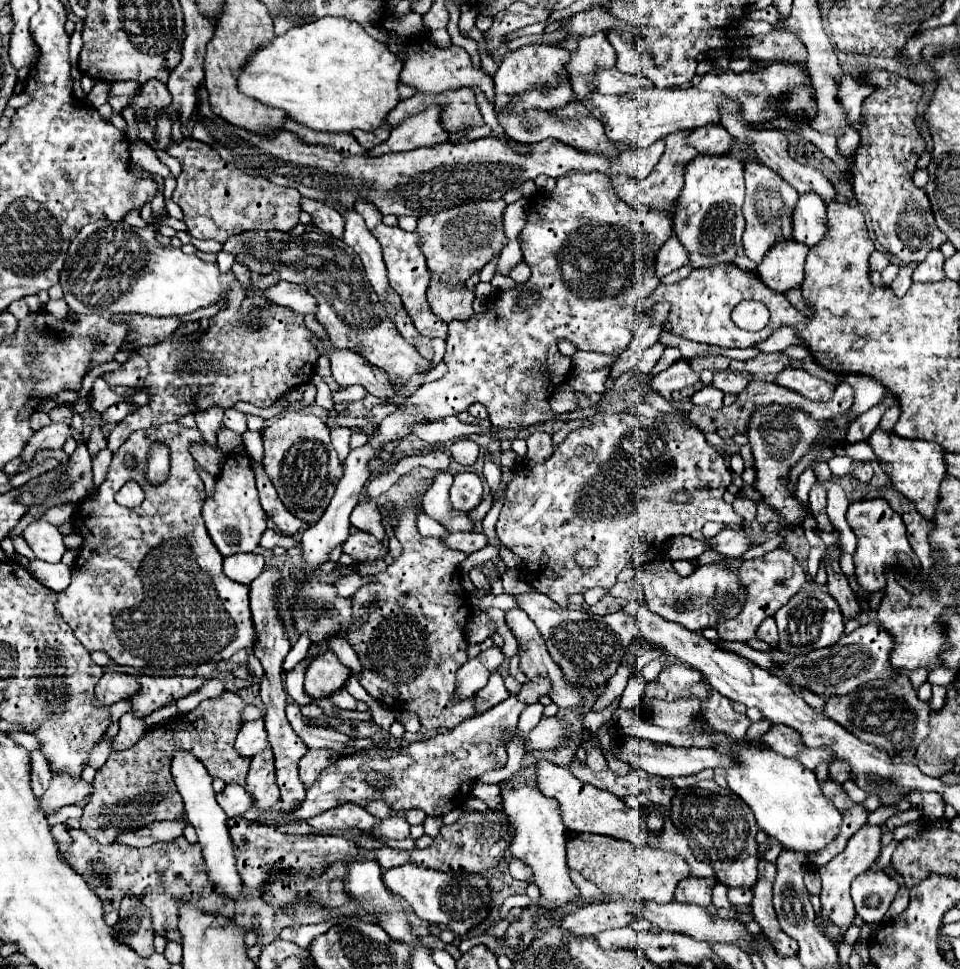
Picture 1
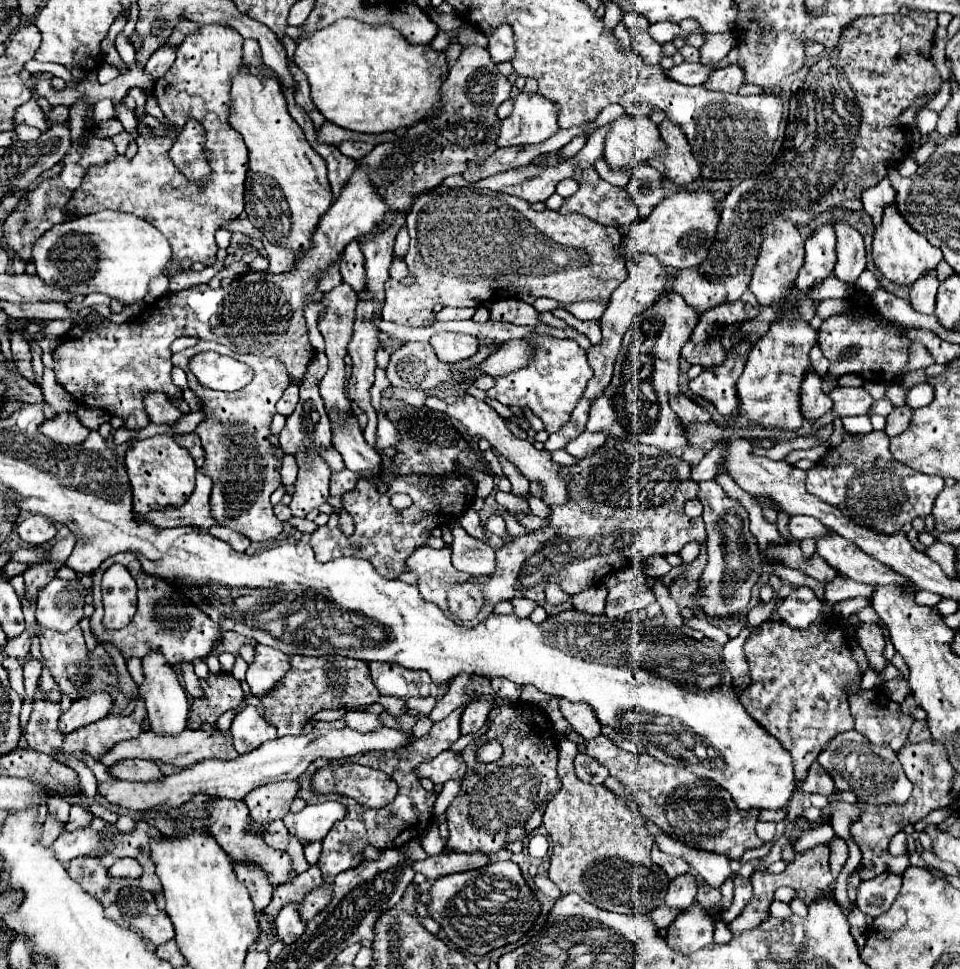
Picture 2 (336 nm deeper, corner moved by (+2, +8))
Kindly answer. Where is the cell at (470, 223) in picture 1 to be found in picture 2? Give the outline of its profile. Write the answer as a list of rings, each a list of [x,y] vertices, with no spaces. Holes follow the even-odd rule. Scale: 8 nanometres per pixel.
[[[443,187],[419,195],[407,213],[407,229],[411,243],[403,259],[413,283],[405,285],[401,281],[389,281],[383,307],[385,321],[397,325],[423,325],[423,321],[433,317],[433,305],[437,303],[451,307],[479,307],[505,297],[521,299],[525,303],[533,303],[539,297],[549,297],[559,303],[609,301],[613,289],[627,277],[625,261],[619,253],[619,231],[615,227],[601,225],[585,215],[561,215],[551,209],[533,211],[525,199],[493,193],[489,189]]]

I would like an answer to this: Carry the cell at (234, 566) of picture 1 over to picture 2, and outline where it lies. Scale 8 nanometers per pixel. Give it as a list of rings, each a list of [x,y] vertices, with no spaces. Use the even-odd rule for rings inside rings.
[[[215,525],[215,527],[209,529],[209,533],[211,533],[213,537],[217,537],[217,539],[229,543],[235,551],[245,551],[245,549],[251,545],[251,541],[249,541],[245,535],[233,531],[233,529],[227,529],[227,527],[217,527],[217,525]]]

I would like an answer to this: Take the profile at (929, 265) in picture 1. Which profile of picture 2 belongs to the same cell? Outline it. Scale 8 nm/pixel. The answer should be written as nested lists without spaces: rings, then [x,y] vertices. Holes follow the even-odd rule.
[[[933,271],[933,273],[923,273],[923,277],[919,277],[919,279],[915,281],[915,285],[911,287],[909,301],[911,301],[913,309],[919,311],[919,313],[925,313],[925,315],[933,315],[933,313],[935,313],[937,287],[939,287],[937,271]]]

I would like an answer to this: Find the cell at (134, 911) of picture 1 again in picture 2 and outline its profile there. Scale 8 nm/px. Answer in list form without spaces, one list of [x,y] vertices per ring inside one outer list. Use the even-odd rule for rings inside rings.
[[[125,887],[119,893],[117,905],[123,913],[123,921],[139,929],[143,937],[149,939],[155,947],[175,937],[171,919],[167,917],[167,913],[157,909],[155,899],[149,891],[137,887]]]

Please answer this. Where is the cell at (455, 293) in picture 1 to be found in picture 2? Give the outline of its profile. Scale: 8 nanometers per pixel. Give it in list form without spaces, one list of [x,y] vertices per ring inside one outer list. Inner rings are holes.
[[[447,331],[435,333],[429,343],[435,349],[437,357],[441,357],[441,361],[445,361],[445,363],[469,359],[479,349],[477,339],[471,335],[465,335],[465,333],[447,333]]]

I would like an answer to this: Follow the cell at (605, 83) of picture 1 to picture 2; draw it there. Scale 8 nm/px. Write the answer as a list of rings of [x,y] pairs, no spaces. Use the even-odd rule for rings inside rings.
[[[669,119],[659,125],[659,133],[667,149],[663,155],[649,159],[649,165],[677,185],[689,185],[699,177],[699,165],[689,149],[689,143],[685,141],[685,133],[681,133],[681,129],[677,129],[677,125],[673,125]]]

